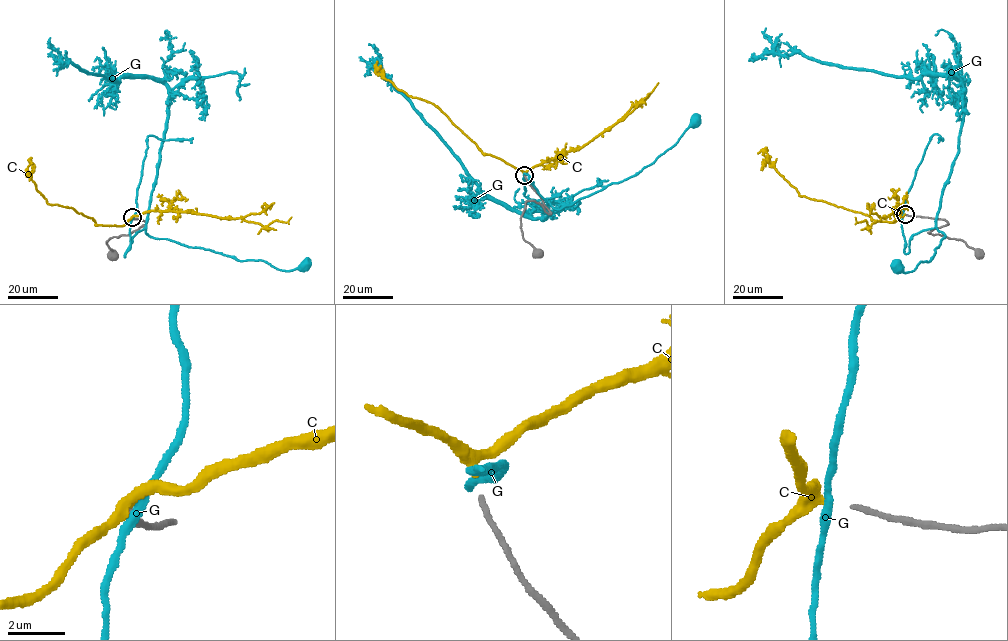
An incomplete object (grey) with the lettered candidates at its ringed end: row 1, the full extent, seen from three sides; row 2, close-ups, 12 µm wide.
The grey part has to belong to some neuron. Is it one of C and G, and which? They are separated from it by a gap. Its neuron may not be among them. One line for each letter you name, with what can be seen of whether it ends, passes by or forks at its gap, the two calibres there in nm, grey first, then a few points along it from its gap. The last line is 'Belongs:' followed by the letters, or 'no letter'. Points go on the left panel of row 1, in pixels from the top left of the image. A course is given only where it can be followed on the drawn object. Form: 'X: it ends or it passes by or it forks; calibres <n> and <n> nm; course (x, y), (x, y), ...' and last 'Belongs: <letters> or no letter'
C: it passes by; calibres 180 and 280 nm; course (132, 217), (122, 225), (97, 225), (91, 217), (71, 208), (49, 204), (27, 168), (30, 162), (32, 163)
Belongs: C

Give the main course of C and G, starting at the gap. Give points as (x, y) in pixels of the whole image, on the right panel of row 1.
C: (903, 214), (893, 222), (880, 221), (860, 212), (800, 195), (762, 151), (757, 153)
G: (903, 214), (906, 253), (910, 238), (921, 230), (935, 226), (945, 235), (930, 261), (907, 272), (898, 268)

